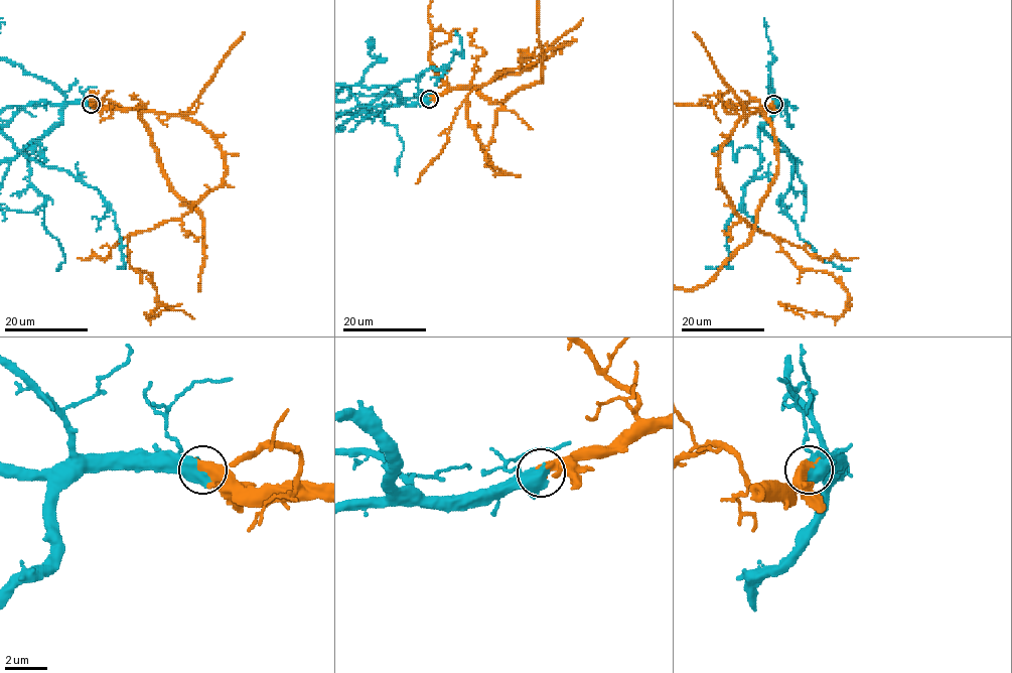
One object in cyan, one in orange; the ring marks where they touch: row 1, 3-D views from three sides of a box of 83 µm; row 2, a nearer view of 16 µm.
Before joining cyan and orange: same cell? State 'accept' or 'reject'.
accept

